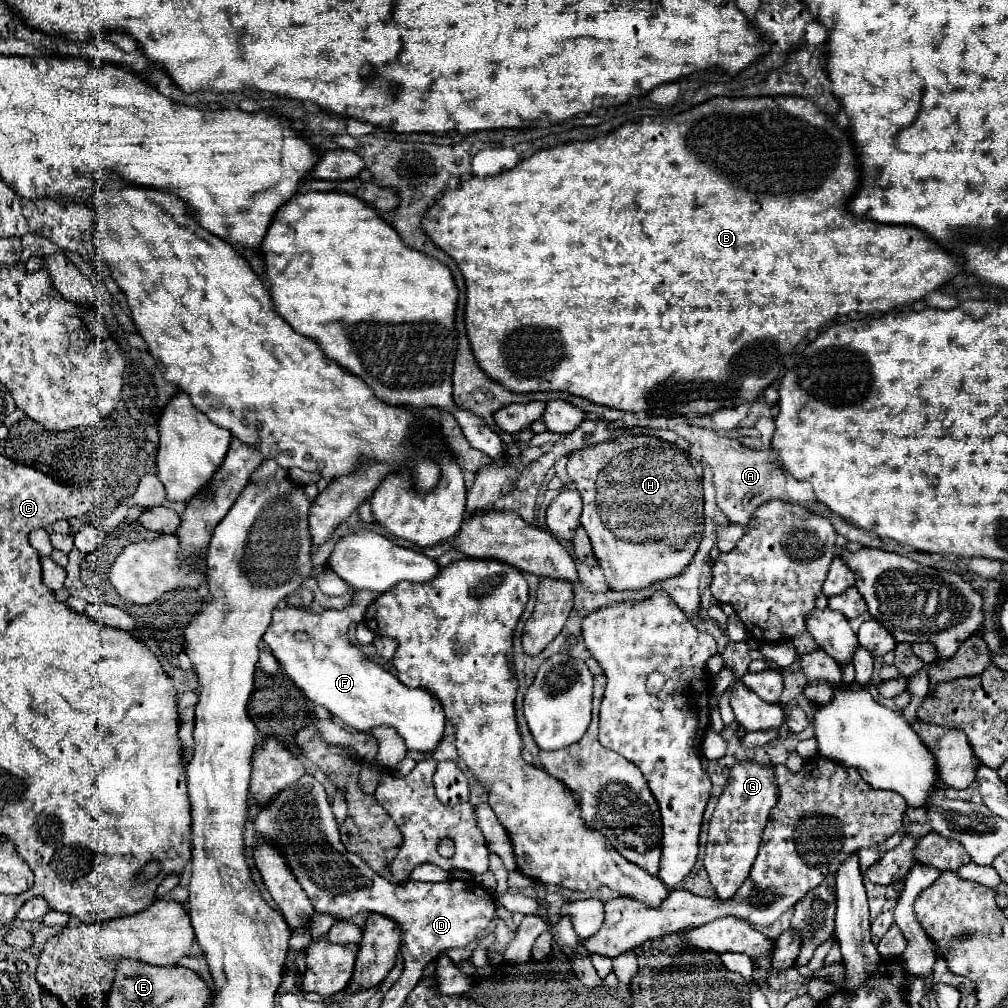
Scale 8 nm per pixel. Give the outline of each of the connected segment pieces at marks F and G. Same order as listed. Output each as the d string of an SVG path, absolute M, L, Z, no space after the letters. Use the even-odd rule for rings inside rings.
M354 591L352 601L348 607L342 611L338 609L326 609L324 613L312 613L306 609L296 609L296 607L282 607L282 611L274 611L272 623L264 633L264 643L272 649L272 655L278 659L282 665L284 673L304 691L306 699L310 699L316 705L326 707L334 717L342 719L346 725L358 729L358 731L370 731L372 727L378 725L390 725L394 727L400 737L406 741L406 747L410 751L430 751L438 747L444 735L444 711L442 705L436 697L428 695L426 689L410 689L402 685L392 673L384 671L380 665L372 663L356 645L350 643L348 639L348 627L352 623L358 623L364 619L366 607L378 597L380 593L376 591Z
M736 761L732 765L728 783L710 819L710 833L704 855L704 869L708 871L710 883L718 899L728 901L746 881L752 863L758 855L760 837L770 817L770 809L776 803L778 785L774 783L774 767L766 767L756 761Z

